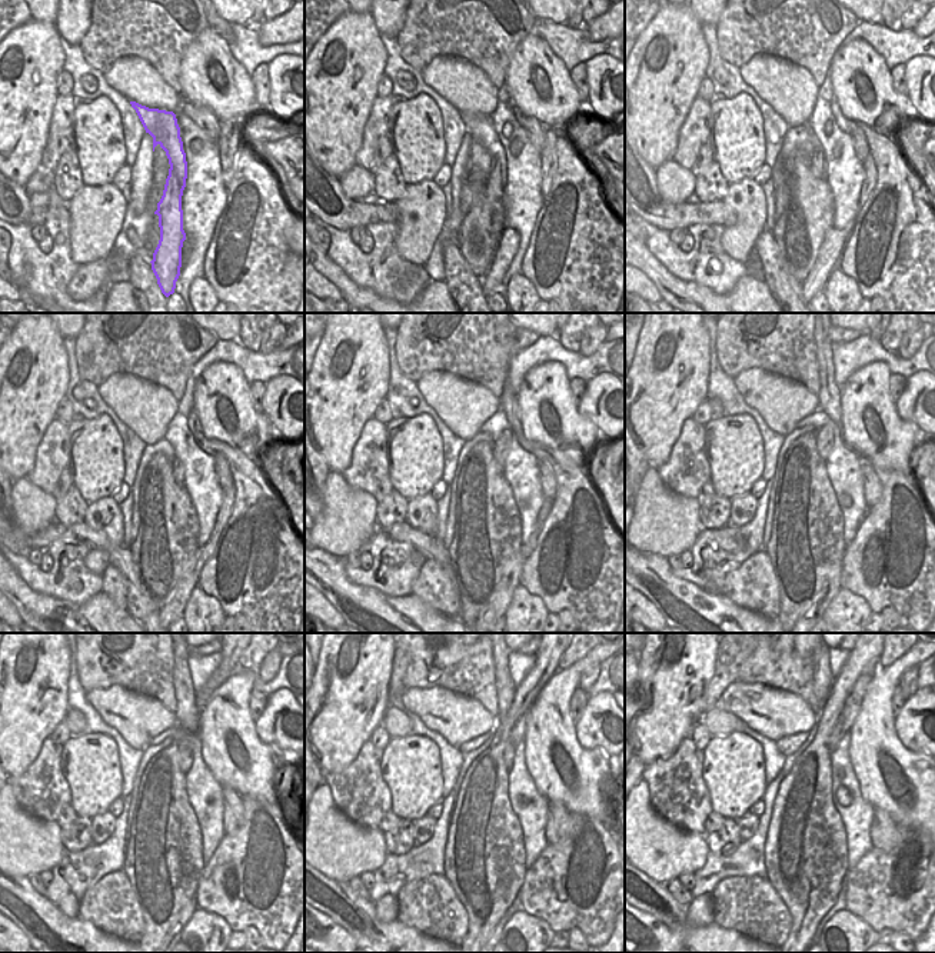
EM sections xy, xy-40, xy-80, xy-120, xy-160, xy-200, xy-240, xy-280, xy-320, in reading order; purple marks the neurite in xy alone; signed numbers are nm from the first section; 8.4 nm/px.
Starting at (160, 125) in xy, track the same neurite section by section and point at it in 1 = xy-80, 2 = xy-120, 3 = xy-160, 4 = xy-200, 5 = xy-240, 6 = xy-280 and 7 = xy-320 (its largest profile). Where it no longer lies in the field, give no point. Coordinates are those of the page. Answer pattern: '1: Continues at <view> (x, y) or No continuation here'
1: Continues at xy-80 (818, 163)
2: Continues at xy-120 (176, 466)
3: Continues at xy-160 (499, 447)
4: Continues at xy-200 (824, 436)
5: Continues at xy-240 (189, 742)
6: Continues at xy-280 (518, 730)
7: Continues at xy-320 (852, 703).

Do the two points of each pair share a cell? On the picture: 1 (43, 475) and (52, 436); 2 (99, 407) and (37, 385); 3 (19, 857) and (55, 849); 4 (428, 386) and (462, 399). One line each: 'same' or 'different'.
1: same
2: different
3: same
4: same

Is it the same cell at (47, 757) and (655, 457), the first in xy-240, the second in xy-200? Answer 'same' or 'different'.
different

